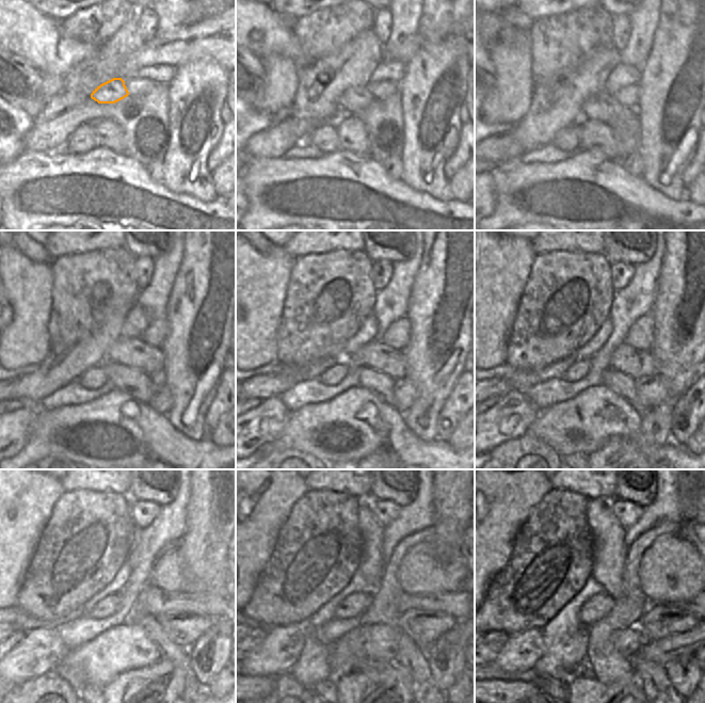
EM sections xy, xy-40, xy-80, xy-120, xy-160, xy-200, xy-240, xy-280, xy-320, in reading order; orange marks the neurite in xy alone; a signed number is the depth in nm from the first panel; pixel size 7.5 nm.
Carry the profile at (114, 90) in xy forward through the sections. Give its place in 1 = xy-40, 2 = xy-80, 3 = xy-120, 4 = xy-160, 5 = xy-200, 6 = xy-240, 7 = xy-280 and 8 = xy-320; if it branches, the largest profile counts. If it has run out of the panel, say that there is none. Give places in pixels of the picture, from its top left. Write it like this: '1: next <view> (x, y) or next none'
1: next xy-40 (355, 99)
2: next xy-80 (603, 107)
3: next xy-120 (133, 352)
4: next xy-160 (375, 354)
5: next xy-200 (652, 390)
6: next xy-240 (185, 617)
7: next xy-280 (423, 618)
8: next xy-320 (658, 621)

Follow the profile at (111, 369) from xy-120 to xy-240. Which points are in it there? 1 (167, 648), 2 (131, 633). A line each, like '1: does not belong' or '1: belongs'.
1: belongs
2: does not belong

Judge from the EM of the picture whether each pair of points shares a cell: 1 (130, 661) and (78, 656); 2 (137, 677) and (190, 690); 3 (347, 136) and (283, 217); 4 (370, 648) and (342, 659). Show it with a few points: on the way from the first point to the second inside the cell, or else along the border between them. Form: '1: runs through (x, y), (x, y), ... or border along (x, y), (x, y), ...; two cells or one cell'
1: runs through (117, 656), (91, 656); one cell
2: border along (173, 665), (181, 668), (185, 672), (182, 691); two cells
3: border along (340, 147), (365, 154); two cells
4: runs through (364, 648), (354, 648), (349, 653); one cell

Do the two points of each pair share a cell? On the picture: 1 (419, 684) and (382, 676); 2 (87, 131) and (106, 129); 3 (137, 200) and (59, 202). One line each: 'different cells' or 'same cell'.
1: different cells
2: different cells
3: same cell

